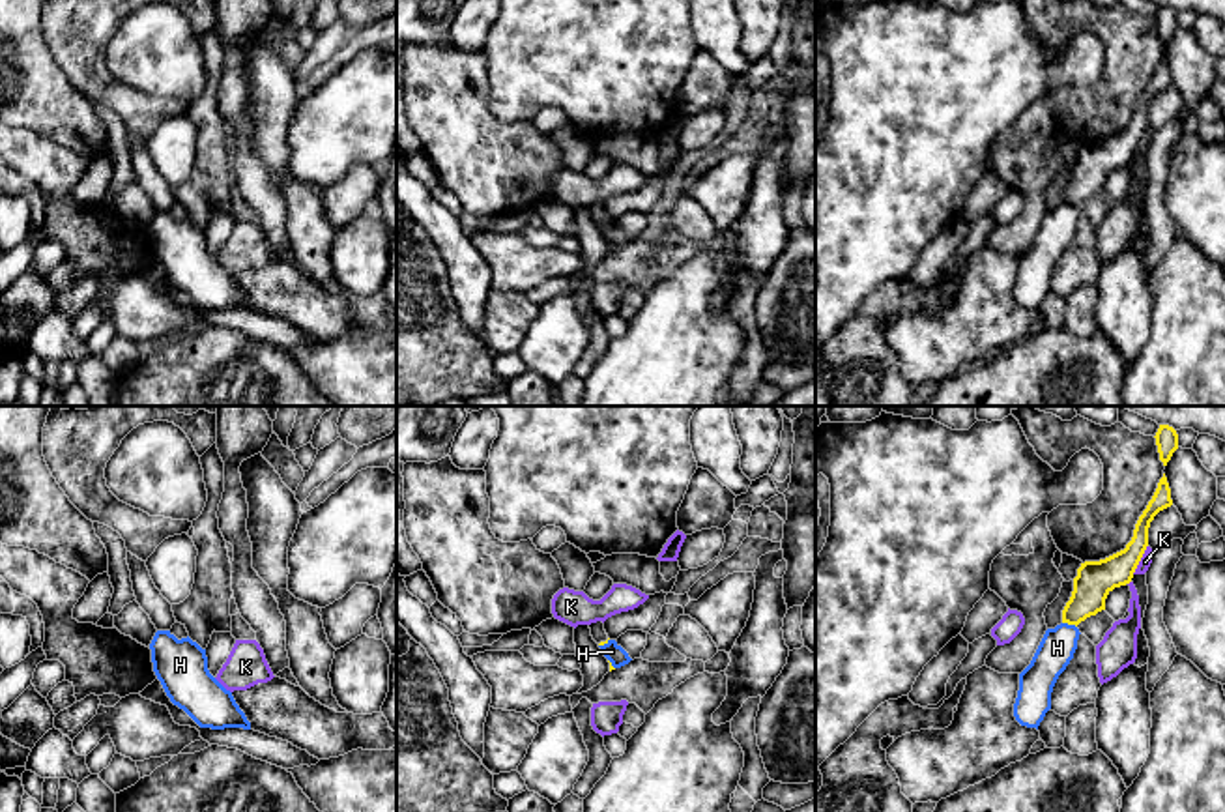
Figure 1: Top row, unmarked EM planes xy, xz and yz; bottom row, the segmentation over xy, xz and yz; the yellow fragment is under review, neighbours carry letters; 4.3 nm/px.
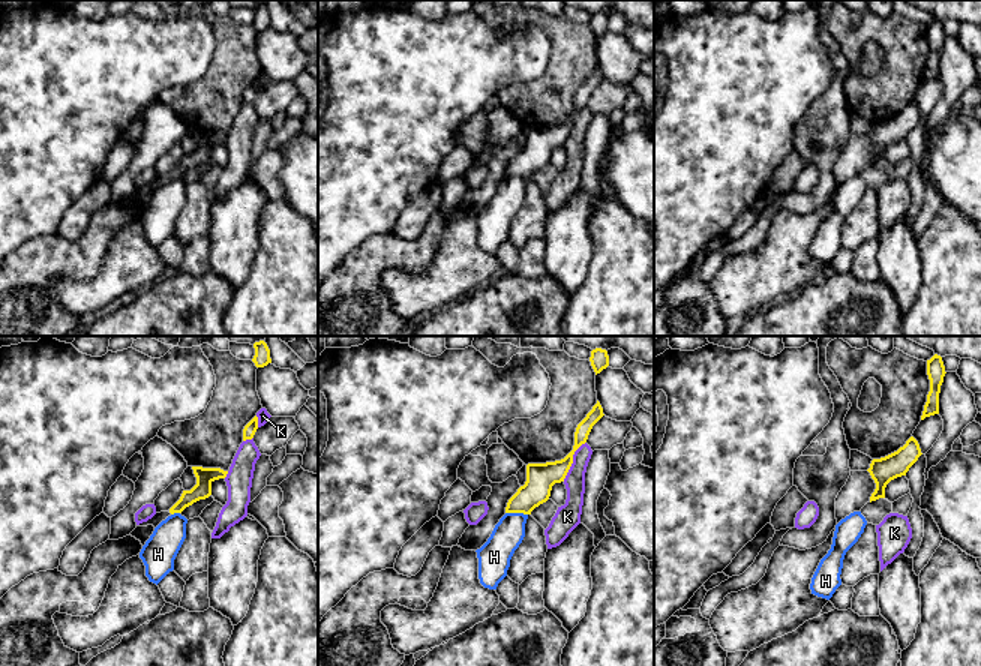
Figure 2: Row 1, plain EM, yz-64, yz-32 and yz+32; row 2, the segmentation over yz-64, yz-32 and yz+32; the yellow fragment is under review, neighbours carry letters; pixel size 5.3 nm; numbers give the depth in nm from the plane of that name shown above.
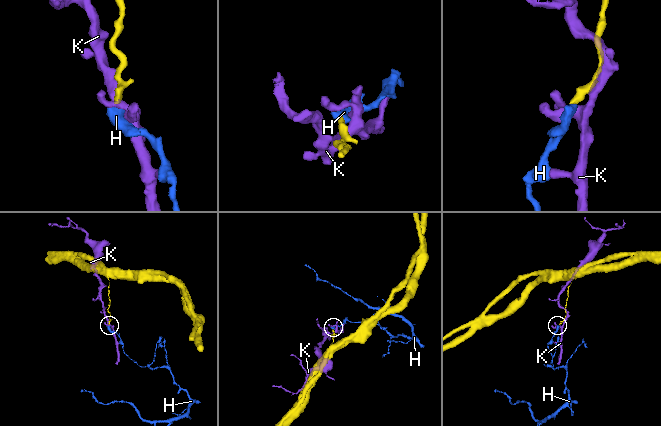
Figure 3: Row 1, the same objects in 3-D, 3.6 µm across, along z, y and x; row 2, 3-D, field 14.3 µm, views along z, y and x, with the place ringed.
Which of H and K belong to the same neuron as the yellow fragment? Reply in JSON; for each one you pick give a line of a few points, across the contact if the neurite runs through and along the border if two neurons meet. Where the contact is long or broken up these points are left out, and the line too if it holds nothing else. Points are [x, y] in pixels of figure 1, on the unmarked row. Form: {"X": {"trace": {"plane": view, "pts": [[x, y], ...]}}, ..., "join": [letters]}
{"join": []}

